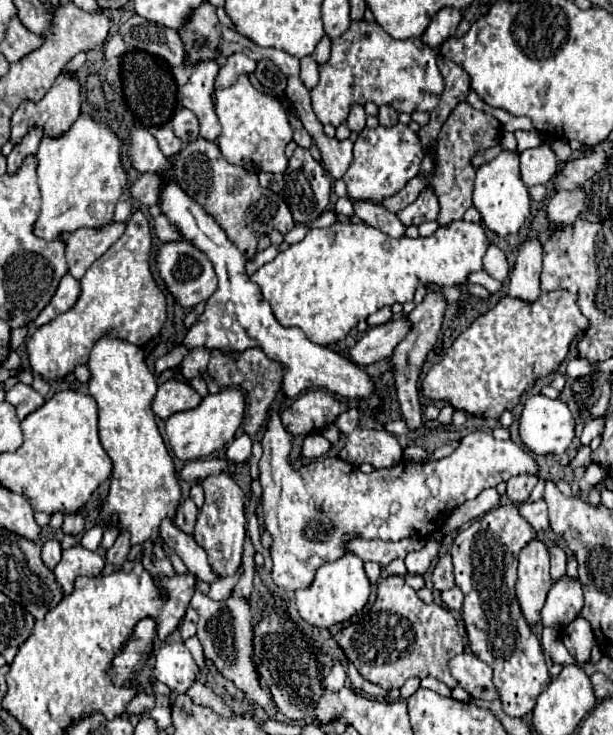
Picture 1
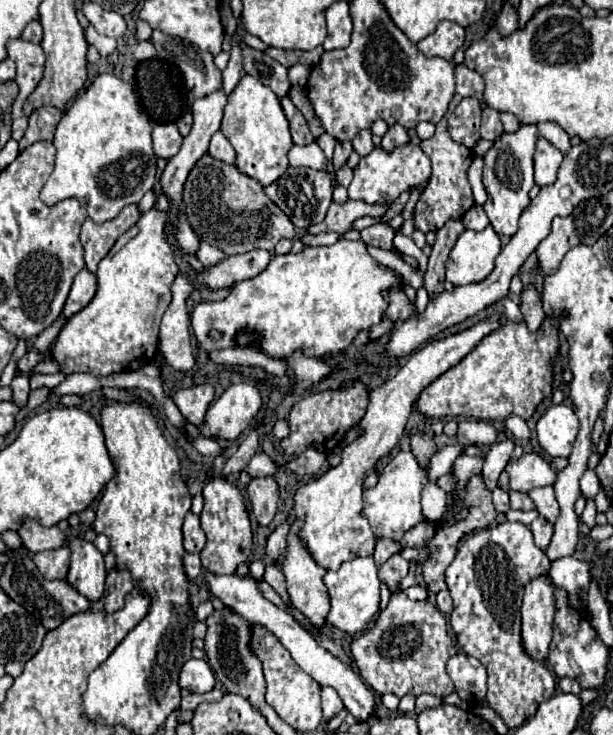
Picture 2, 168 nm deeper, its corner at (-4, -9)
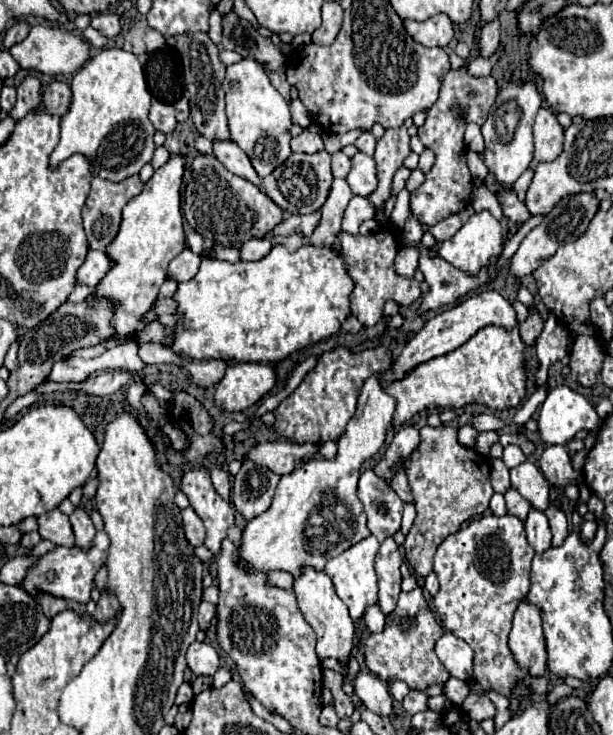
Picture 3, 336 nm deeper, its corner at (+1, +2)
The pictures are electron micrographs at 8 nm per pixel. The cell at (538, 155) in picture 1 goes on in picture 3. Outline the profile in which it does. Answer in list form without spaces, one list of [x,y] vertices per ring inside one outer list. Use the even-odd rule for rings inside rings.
[[[542,107],[534,123],[534,161],[554,161],[562,153],[564,129],[550,107]]]

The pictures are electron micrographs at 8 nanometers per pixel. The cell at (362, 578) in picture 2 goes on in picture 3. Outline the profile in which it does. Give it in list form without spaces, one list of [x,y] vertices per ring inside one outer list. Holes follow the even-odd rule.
[[[370,535],[362,539],[360,543],[352,545],[350,549],[346,549],[342,555],[330,559],[326,565],[326,573],[332,577],[336,595],[346,603],[350,617],[354,621],[358,621],[364,615],[364,611],[378,601],[378,583],[376,583],[376,573],[374,573],[374,557],[378,553],[378,545],[380,545],[378,539]]]

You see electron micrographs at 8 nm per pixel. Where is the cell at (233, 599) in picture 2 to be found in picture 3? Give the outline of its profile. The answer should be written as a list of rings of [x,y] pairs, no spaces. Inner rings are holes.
[[[360,673],[354,681],[354,691],[370,711],[382,717],[394,717],[394,699],[388,693],[386,681],[370,673]]]

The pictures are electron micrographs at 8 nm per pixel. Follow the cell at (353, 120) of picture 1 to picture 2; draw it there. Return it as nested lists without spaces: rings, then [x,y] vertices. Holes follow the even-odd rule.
[[[363,130],[363,132],[359,132],[359,134],[351,140],[351,144],[353,144],[353,148],[355,148],[355,152],[357,152],[359,156],[367,156],[367,154],[373,150],[371,130]]]

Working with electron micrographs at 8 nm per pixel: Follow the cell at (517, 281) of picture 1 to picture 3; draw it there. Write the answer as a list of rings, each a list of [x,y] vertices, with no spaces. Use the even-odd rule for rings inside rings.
[[[530,307],[530,317],[520,325],[520,337],[522,337],[522,341],[524,341],[528,347],[532,347],[532,345],[536,343],[538,335],[542,333],[542,327],[544,327],[542,317]]]

